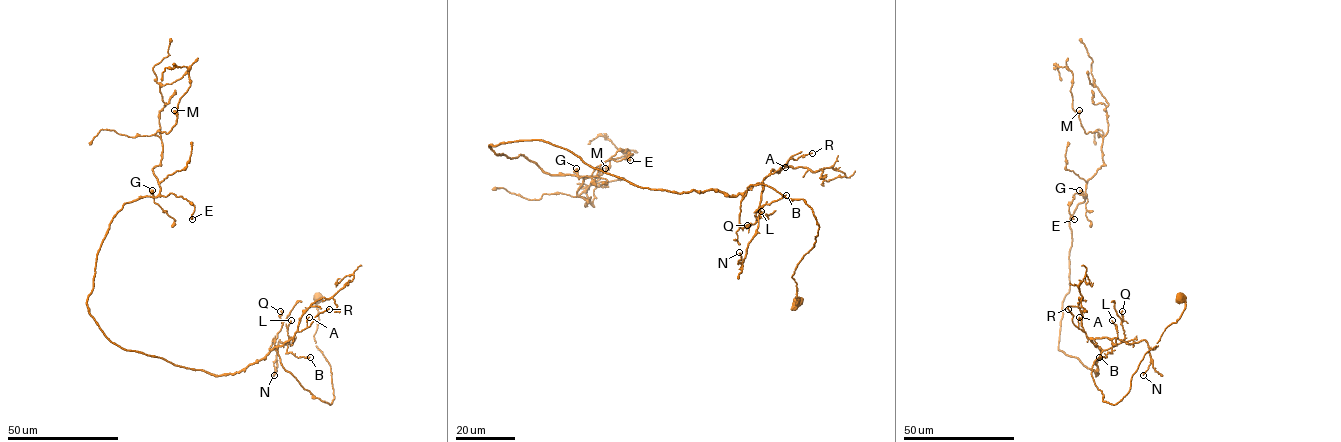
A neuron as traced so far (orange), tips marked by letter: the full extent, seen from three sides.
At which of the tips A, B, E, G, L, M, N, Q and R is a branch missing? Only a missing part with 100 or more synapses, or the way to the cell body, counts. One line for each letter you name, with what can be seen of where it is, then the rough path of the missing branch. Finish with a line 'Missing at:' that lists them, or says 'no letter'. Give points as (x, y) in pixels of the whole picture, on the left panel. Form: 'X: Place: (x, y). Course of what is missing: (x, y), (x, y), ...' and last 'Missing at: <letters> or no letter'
Missing at: no letter

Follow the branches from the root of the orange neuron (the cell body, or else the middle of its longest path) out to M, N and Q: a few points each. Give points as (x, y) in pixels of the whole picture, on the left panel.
M: (318, 298), (330, 404), (276, 347), (215, 375), (105, 335), (96, 254), (125, 203), (159, 193), (174, 110)
N: (318, 298), (313, 336), (330, 366), (332, 403), (282, 366), (277, 348), (290, 337), (278, 341), (274, 375)
Q: (318, 298), (313, 336), (330, 366), (330, 404), (315, 398), (282, 366), (274, 346), (282, 324), (280, 311)

